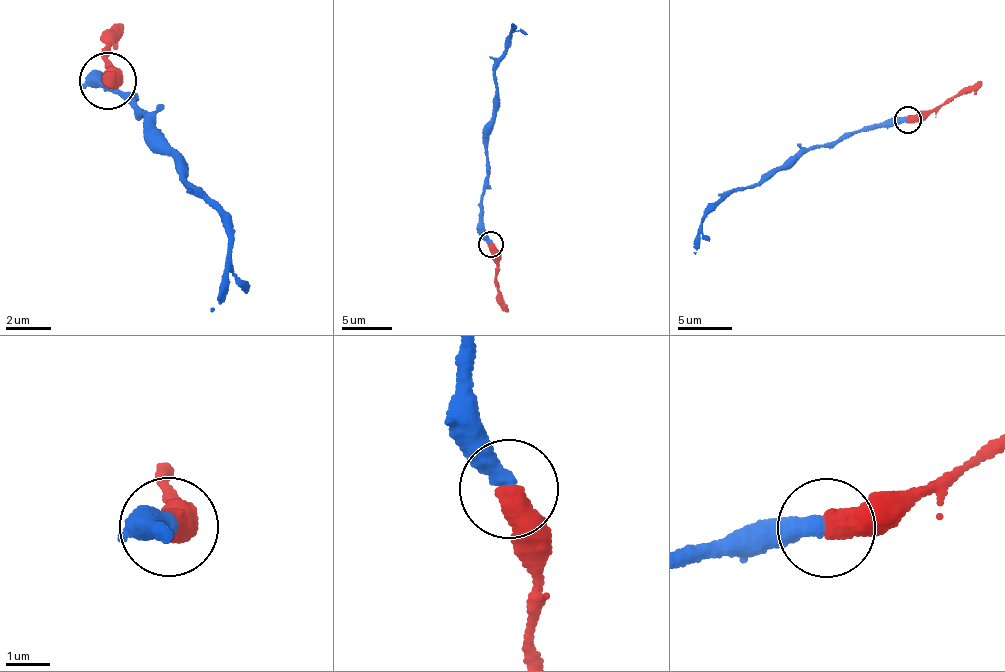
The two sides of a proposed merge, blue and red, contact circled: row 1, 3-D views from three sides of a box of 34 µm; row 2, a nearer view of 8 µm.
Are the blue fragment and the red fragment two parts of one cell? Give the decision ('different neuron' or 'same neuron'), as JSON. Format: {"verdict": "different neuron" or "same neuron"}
{"verdict": "same neuron"}

